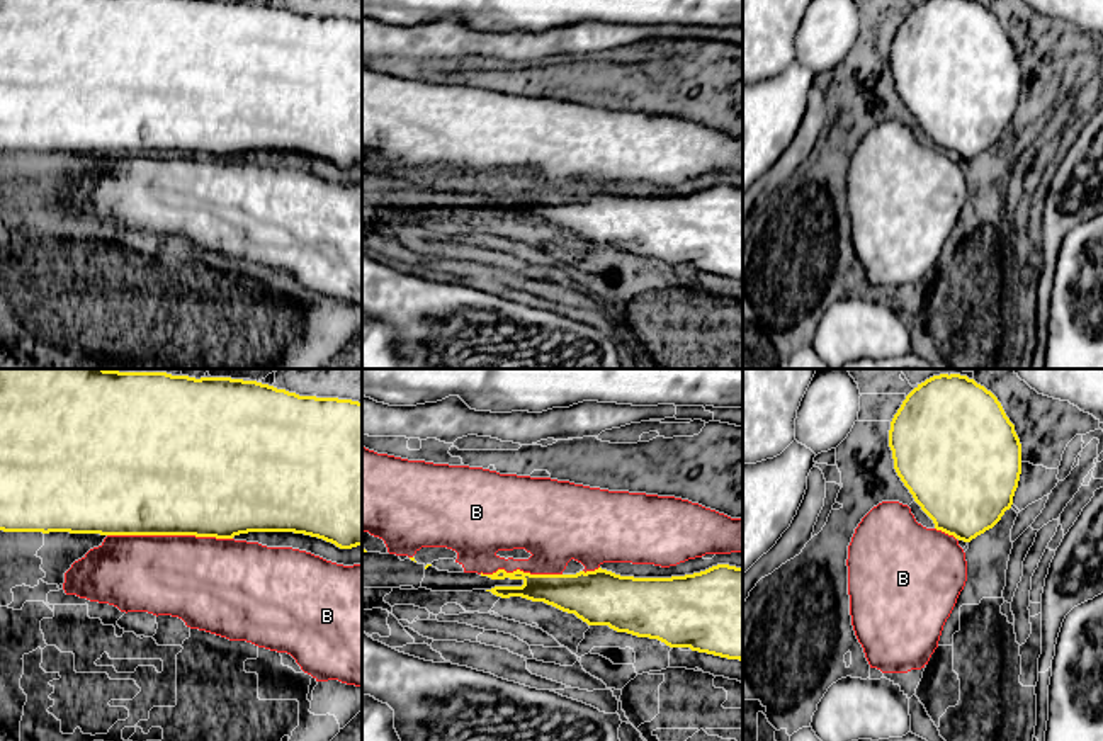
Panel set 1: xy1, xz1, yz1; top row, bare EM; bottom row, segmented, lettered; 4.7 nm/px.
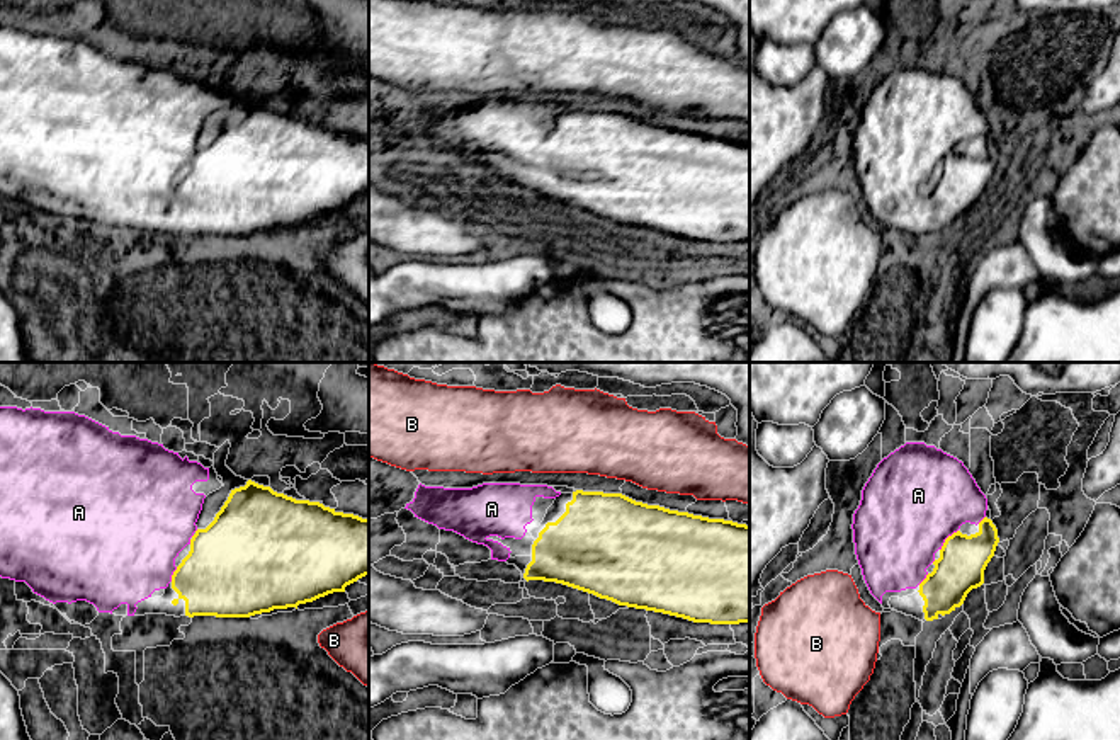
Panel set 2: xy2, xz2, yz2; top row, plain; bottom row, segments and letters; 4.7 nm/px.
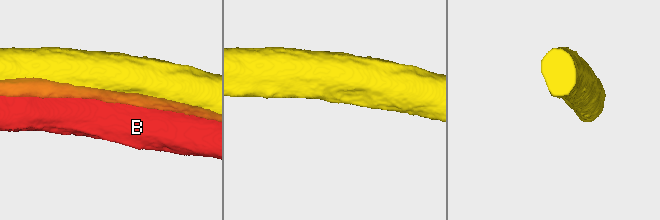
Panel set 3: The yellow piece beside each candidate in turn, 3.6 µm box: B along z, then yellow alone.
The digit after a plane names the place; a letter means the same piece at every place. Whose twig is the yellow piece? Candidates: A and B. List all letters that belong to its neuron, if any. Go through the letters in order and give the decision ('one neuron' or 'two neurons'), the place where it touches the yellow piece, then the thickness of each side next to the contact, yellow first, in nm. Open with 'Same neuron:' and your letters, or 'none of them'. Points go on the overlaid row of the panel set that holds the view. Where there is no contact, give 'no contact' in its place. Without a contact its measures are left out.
Same neuron: A
A: one neuron; meets yellow in yz2 at (945, 540); 220 nm thick on the yellow side, 480 nm on the other
B: two neurons; meets yellow in xy1 at (170, 534); 500 nm thick on the yellow side, 400 nm on the other

